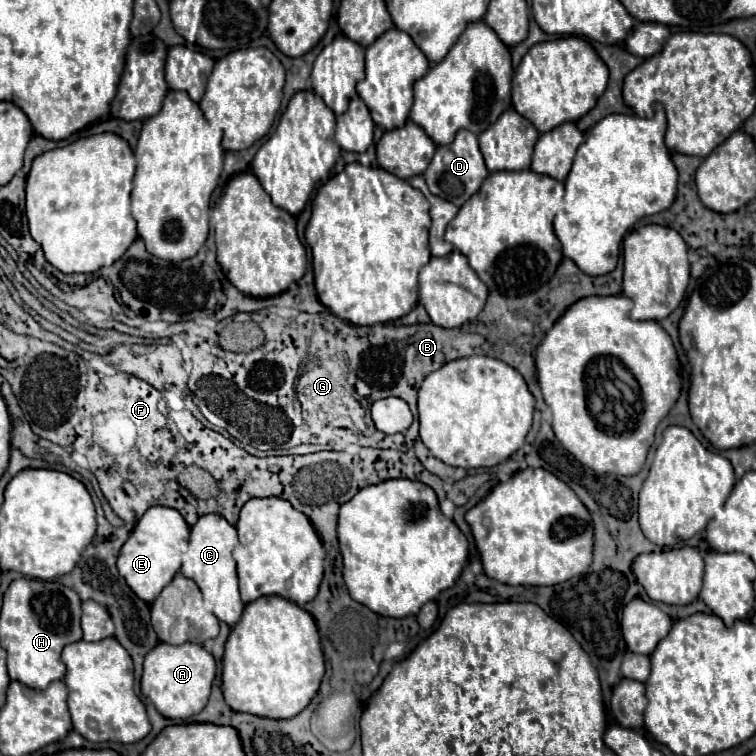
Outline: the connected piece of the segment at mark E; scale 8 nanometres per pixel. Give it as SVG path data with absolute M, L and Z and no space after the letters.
M156 505L140 517L118 555L120 575L140 599L152 603L160 595L160 591L172 581L172 577L182 569L182 559L190 543L190 529L192 526L172 507Z

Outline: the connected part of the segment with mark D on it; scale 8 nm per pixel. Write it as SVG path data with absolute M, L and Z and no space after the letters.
M458 131L456 139L452 143L448 143L448 147L438 147L432 157L432 163L424 171L424 179L426 179L432 195L442 197L458 207L464 205L470 199L470 195L474 193L472 185L480 185L486 175L488 175L488 169L484 165L484 159L482 159L482 153L478 147L478 137L470 131Z

